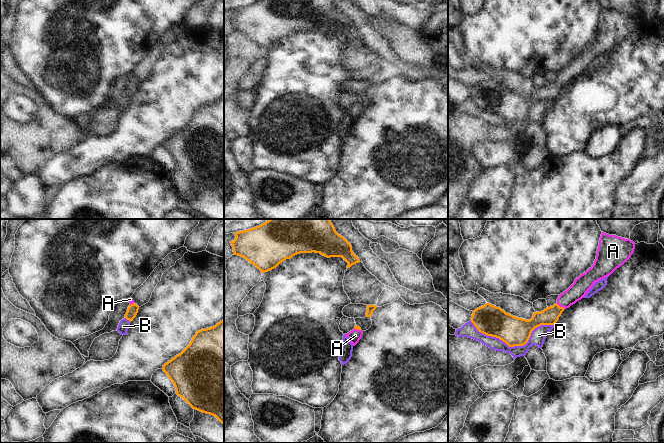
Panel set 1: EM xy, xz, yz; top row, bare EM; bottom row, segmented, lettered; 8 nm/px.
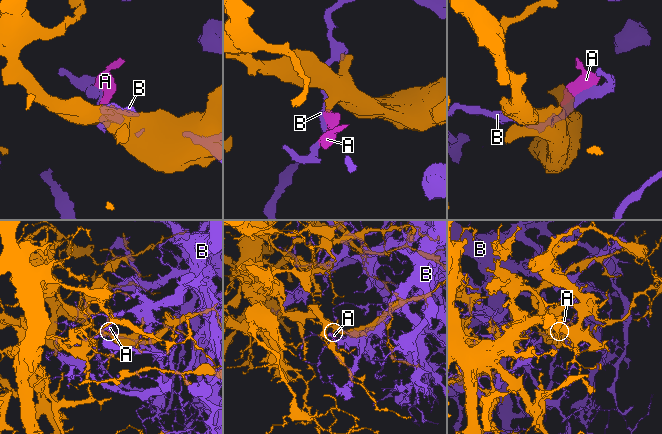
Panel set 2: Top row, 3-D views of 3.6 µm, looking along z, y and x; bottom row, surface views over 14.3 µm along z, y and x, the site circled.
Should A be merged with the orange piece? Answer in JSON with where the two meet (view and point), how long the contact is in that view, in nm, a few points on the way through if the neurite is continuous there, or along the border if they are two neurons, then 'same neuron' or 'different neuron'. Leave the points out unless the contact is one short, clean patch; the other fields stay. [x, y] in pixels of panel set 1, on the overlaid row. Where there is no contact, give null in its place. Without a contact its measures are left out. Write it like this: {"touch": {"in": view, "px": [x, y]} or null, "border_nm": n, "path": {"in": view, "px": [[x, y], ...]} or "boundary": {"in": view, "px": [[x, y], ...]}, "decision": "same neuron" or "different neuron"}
{"touch": {"in": "yz", "px": [561, 307]}, "border_nm": 90, "path": {"in": "yz", "px": [[549, 316], [561, 307], [582, 284]]}, "decision": "same neuron"}

